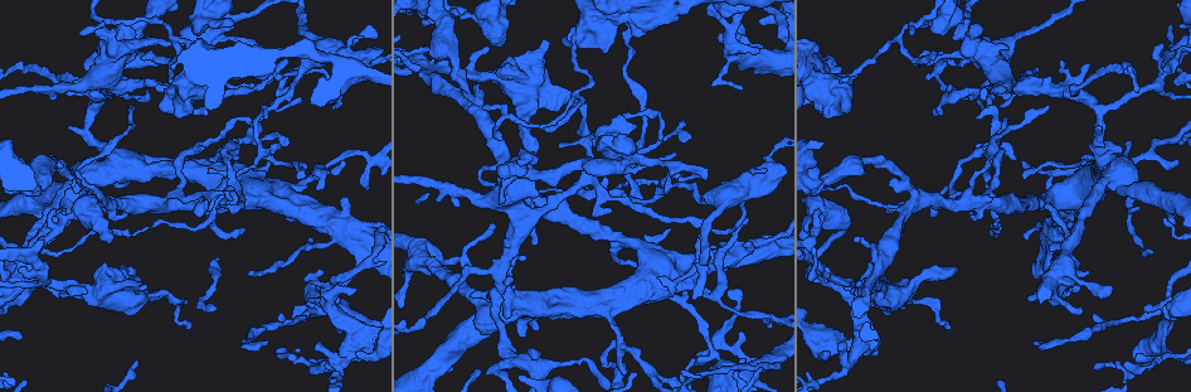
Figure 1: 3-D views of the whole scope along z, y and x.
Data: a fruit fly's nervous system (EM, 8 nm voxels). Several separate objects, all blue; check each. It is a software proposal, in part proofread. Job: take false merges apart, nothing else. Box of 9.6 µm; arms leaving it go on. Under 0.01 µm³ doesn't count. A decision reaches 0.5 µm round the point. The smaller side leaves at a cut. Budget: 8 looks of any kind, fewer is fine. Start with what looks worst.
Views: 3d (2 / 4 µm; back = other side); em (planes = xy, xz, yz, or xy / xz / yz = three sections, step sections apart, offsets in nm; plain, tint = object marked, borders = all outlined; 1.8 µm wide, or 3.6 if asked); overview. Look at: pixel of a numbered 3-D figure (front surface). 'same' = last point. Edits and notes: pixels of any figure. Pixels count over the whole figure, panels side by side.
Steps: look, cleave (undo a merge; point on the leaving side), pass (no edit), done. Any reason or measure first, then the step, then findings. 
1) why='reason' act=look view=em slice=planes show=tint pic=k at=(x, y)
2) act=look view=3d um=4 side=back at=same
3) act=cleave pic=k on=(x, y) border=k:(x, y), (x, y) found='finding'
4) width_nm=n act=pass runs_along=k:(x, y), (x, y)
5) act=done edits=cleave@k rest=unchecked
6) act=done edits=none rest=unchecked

act=look view=3d um=2 pic=1 at=(1161, 80)

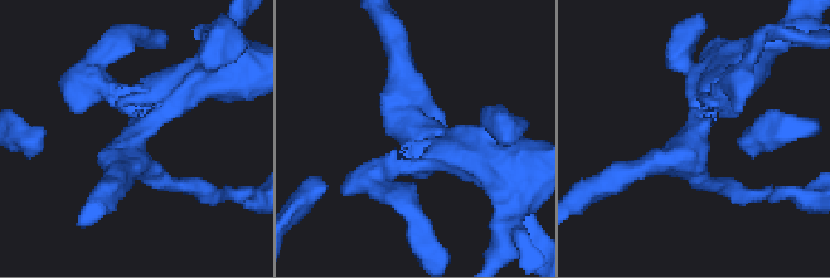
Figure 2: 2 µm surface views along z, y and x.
arms=4 act=look view=em slice=planes show=tint pic=2 at=(134, 130)

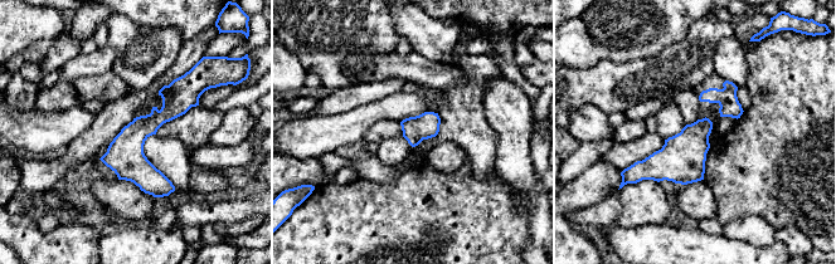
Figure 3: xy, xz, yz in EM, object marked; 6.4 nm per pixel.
act=pass runs_along=3:(195, 92), (105, 159) found='all the same cell'

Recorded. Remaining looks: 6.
why='sharp bend' act=look view=em slice=xz step=16 show=tint pic=1 at=(621, 166)

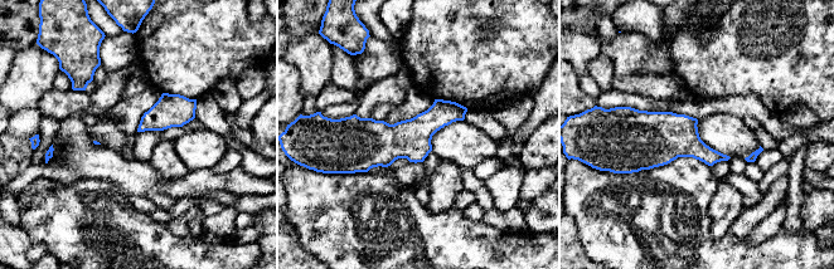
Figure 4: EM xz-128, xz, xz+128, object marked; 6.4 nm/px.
act=look view=em slice=planes show=tint at=same

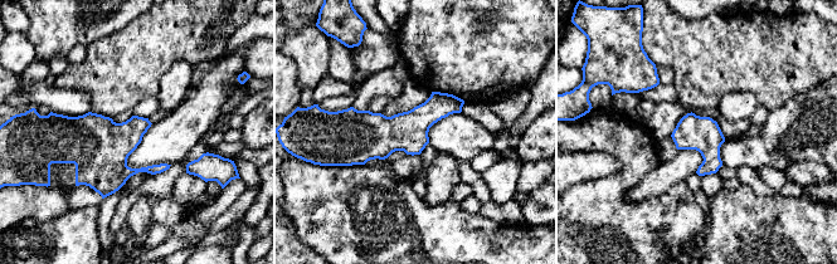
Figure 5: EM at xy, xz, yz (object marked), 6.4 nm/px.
width_nm=220 act=pass found='all the same cell'

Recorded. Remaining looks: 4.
why='thin neck' act=look view=em slice=xy step=8 show=plain pic=1 at=(420, 258)

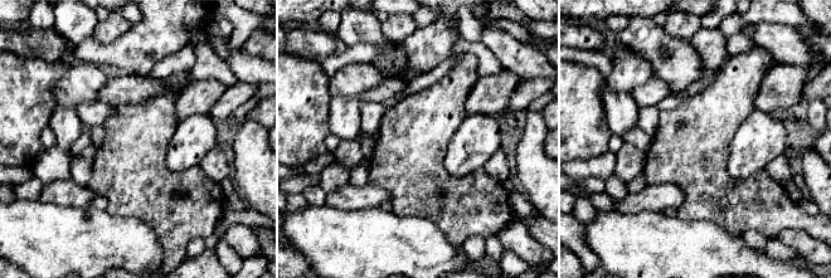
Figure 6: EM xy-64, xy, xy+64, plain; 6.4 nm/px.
why='where the object lies' act=look view=em slice=xy step=8 show=tint at=same

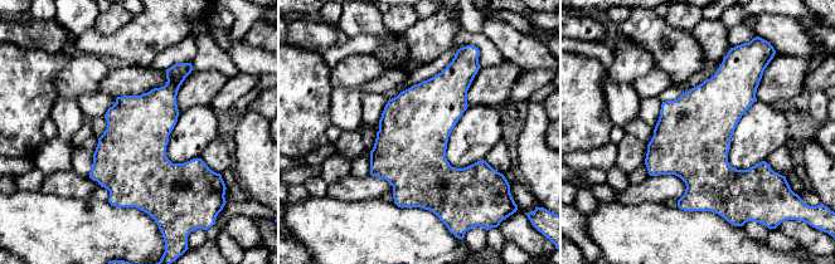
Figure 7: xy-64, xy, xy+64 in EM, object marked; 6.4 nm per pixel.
width_nm=440 act=pass found='one cell here'

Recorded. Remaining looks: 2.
why='four arms meet' act=look view=em um=3.6 slice=planes show=tint pic=1 at=(985, 60)

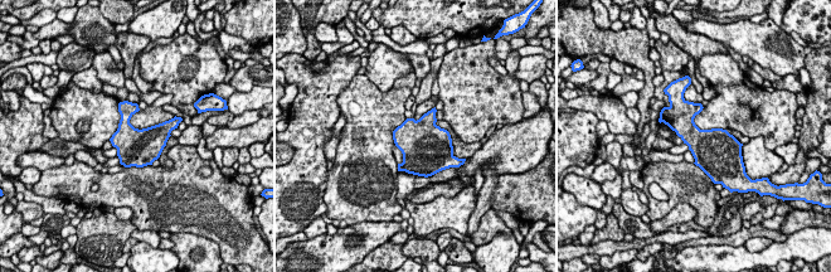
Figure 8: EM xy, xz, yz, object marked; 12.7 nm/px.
act=pass found='continuous, no second cell'

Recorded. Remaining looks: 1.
act=done edits=none rest=unchecked

